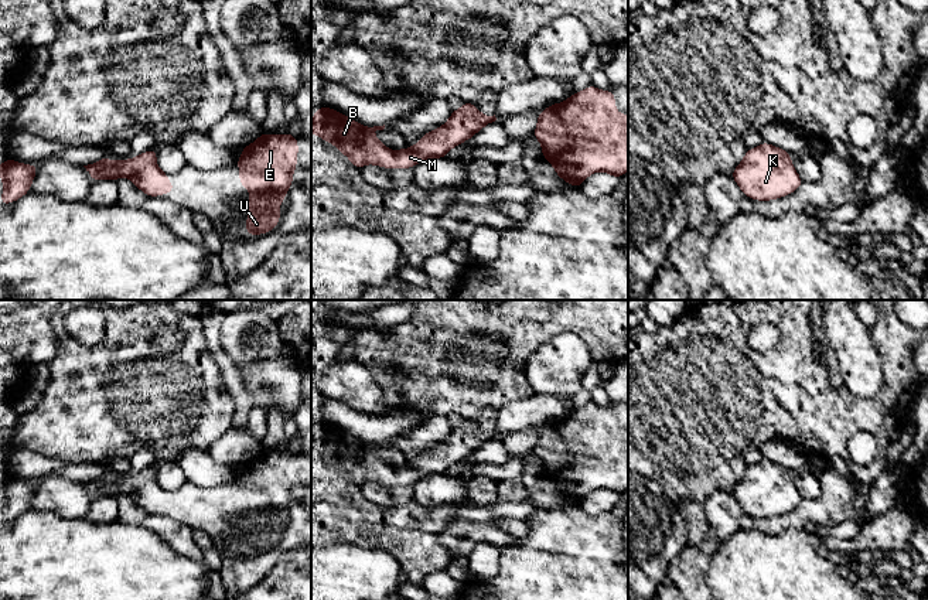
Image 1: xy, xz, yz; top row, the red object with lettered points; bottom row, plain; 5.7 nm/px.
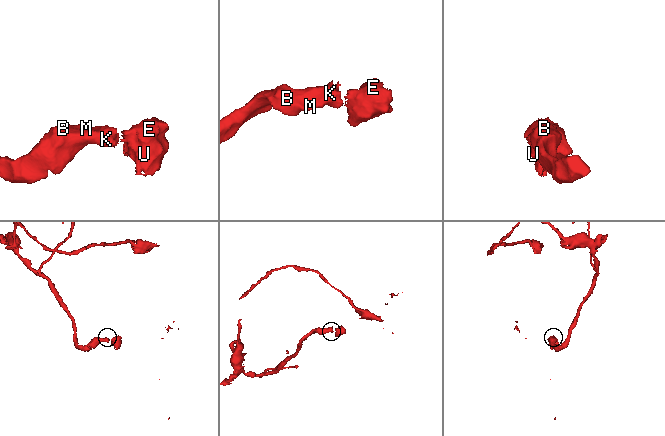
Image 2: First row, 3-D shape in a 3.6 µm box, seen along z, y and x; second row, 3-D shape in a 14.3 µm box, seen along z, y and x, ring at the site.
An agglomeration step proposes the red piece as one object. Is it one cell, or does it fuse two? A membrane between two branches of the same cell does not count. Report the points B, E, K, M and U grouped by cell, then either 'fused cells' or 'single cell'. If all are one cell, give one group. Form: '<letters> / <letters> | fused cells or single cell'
B E K M U | single cell

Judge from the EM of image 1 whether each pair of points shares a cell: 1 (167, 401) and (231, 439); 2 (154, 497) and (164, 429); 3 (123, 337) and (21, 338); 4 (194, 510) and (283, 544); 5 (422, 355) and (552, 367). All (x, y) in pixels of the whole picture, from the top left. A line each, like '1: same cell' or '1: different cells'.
1: different cells
2: different cells
3: different cells
4: same cell
5: different cells

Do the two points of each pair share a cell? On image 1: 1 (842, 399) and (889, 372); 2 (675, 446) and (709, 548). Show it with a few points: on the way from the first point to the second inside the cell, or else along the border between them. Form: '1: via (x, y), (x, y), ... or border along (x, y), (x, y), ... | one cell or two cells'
1: via (857, 405), (873, 405), (886, 392), (886, 388) | one cell
2: border along (705, 503), (706, 535), (698, 545), (688, 545) | two cells

